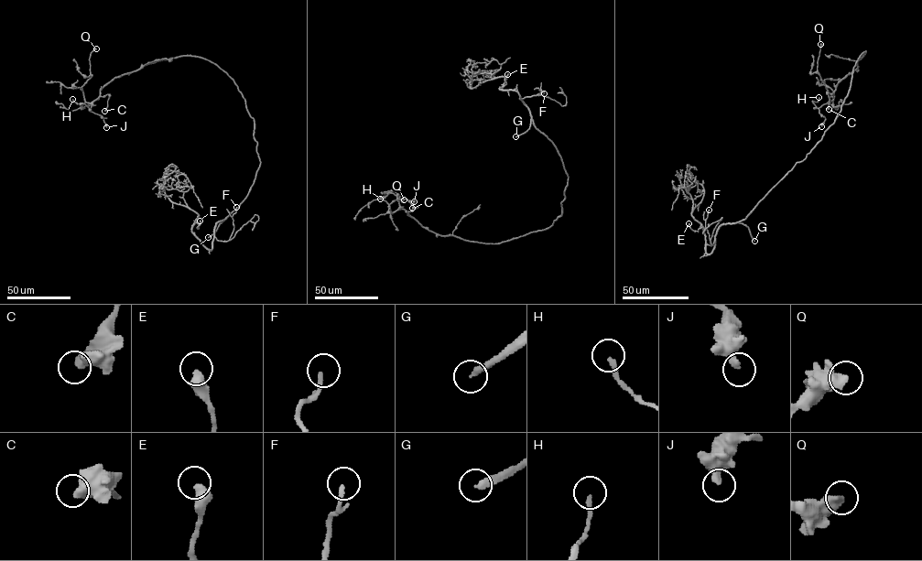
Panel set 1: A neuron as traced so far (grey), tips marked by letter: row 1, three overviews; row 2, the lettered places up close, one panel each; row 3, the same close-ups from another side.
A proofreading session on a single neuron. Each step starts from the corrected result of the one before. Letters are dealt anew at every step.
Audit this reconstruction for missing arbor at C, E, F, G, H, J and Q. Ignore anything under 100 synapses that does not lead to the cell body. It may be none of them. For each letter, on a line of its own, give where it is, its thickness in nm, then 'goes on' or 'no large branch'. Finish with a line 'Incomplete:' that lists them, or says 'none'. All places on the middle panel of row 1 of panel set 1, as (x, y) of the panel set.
C: (412, 208) | 550 nm | no large branch
E: (507, 74) | 480 nm | no large branch
F: (544, 93) | 190 nm | no large branch
G: (515, 136) | 260 nm | goes on
H: (380, 199) | 220 nm | no large branch
J: (414, 201) | 360 nm | no large branch
Q: (404, 199) | 550 nm | no large branch
Incomplete: G

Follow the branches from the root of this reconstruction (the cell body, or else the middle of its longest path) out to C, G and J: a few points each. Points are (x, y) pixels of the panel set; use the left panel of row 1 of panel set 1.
C: (254, 140), (254, 119), (237, 85), (200, 57), (161, 59), (115, 77), (100, 91), (109, 97), (104, 111)
G: (254, 140), (260, 164), (254, 184), (245, 199), (208, 237)
J: (254, 140), (254, 119), (234, 81), (213, 63), (190, 56), (148, 63), (107, 83), (90, 109), (106, 127)

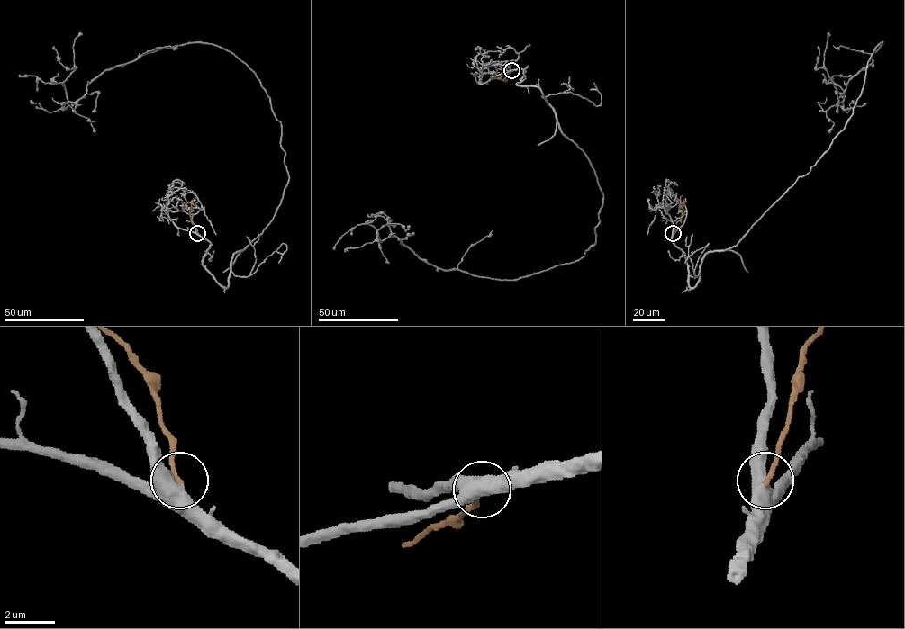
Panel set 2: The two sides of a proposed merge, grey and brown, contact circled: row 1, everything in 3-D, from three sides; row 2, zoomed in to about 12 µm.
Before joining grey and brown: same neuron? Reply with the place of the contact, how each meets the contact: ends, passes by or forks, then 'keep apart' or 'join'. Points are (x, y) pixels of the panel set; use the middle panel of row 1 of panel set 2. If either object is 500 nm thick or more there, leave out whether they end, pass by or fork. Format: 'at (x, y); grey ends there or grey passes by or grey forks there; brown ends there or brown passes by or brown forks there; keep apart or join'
at (511, 70); join

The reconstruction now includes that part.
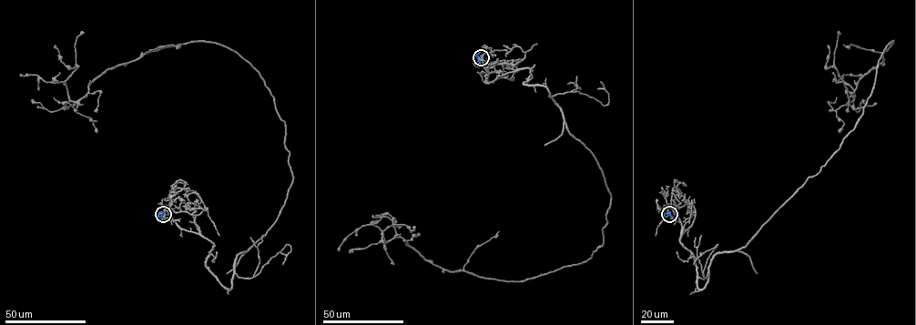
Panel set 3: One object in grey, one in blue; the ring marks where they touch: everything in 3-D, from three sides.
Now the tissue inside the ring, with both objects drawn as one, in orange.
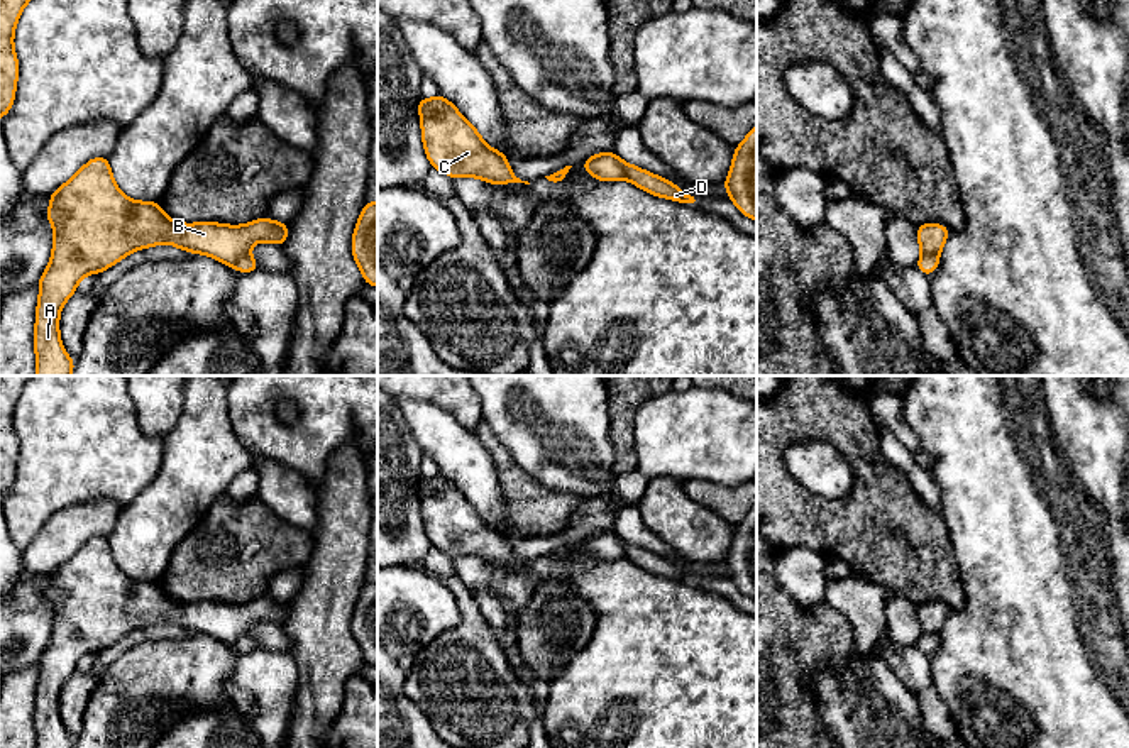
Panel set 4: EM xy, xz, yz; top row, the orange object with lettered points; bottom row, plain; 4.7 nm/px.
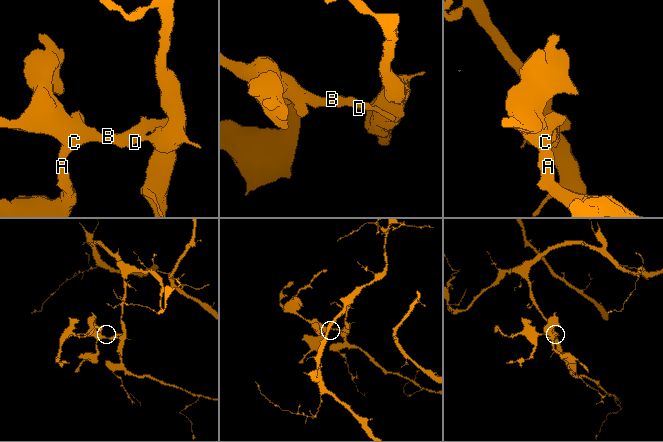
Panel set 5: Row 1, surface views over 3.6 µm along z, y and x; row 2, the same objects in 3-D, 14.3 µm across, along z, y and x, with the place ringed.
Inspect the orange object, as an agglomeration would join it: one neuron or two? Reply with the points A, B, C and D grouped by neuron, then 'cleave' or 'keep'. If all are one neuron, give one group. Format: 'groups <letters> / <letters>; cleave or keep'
groups A B C / D; cleave

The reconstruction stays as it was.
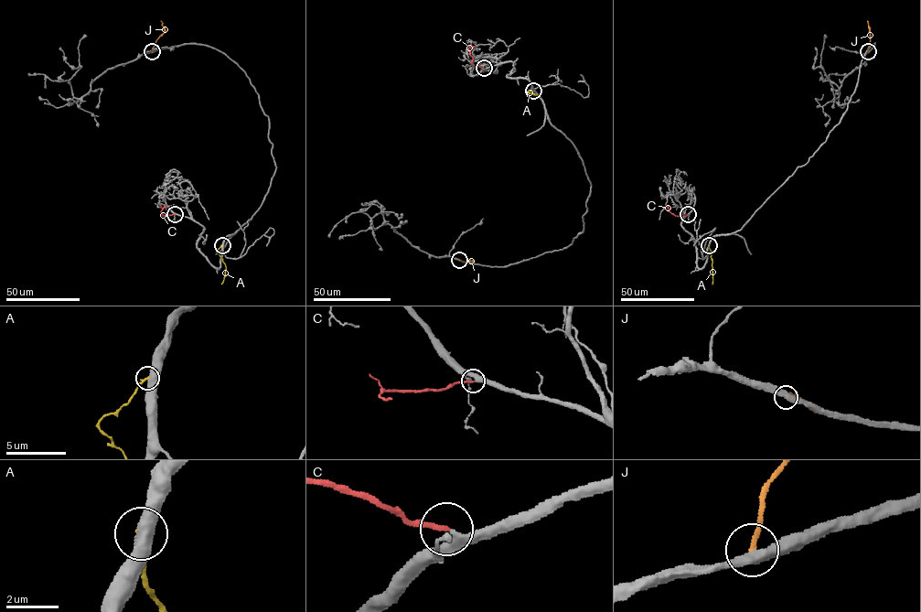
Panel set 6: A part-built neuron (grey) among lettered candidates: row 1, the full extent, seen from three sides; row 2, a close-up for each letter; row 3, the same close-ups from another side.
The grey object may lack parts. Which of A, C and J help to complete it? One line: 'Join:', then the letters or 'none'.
Join: C

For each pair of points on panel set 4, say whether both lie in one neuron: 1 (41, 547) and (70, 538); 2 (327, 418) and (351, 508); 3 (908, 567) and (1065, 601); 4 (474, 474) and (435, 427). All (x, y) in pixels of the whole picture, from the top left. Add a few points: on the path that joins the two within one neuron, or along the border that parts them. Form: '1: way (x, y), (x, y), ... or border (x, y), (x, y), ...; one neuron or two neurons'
1: way (48, 547), (63, 538); one neuron
2: border (356, 440), (342, 445), (329, 459), (317, 488); two neurons
3: border (950, 540), (963, 588), (963, 603), (953, 611); two neurons
4: way (466, 462), (444, 439); one neuron

